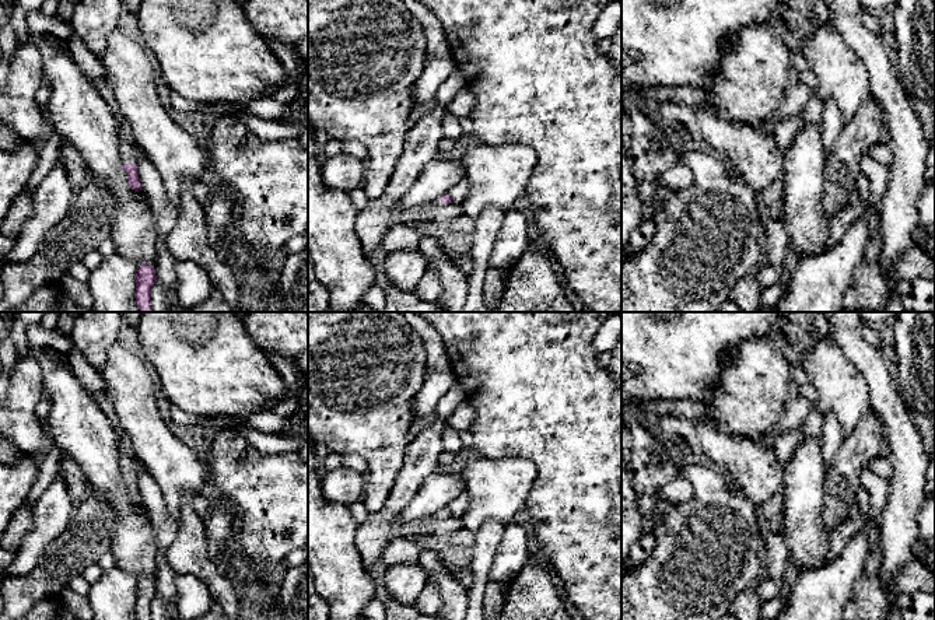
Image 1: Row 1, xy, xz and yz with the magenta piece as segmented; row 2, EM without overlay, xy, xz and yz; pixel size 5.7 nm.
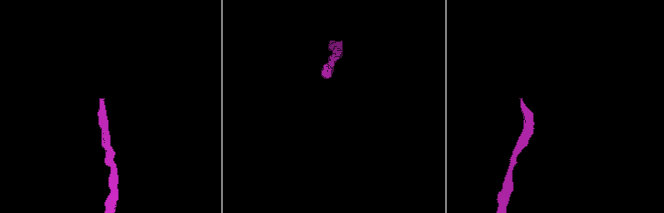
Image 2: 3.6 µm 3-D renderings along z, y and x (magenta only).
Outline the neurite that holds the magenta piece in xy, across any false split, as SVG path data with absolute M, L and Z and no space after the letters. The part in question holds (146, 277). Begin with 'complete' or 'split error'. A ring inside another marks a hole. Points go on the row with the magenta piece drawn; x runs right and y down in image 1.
complete; M147 263L141 265L136 274L136 301L140 312L153 312L151 287L155 281L155 269Z

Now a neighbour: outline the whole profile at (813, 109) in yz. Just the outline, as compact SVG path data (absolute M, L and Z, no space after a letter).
M810 69L801 71L801 81L810 90L810 98L803 111L803 126L806 126L822 119L824 104L815 94L816 78Z

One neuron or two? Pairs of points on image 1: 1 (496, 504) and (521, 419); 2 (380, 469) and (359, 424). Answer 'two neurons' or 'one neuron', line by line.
1: two neurons
2: one neuron

